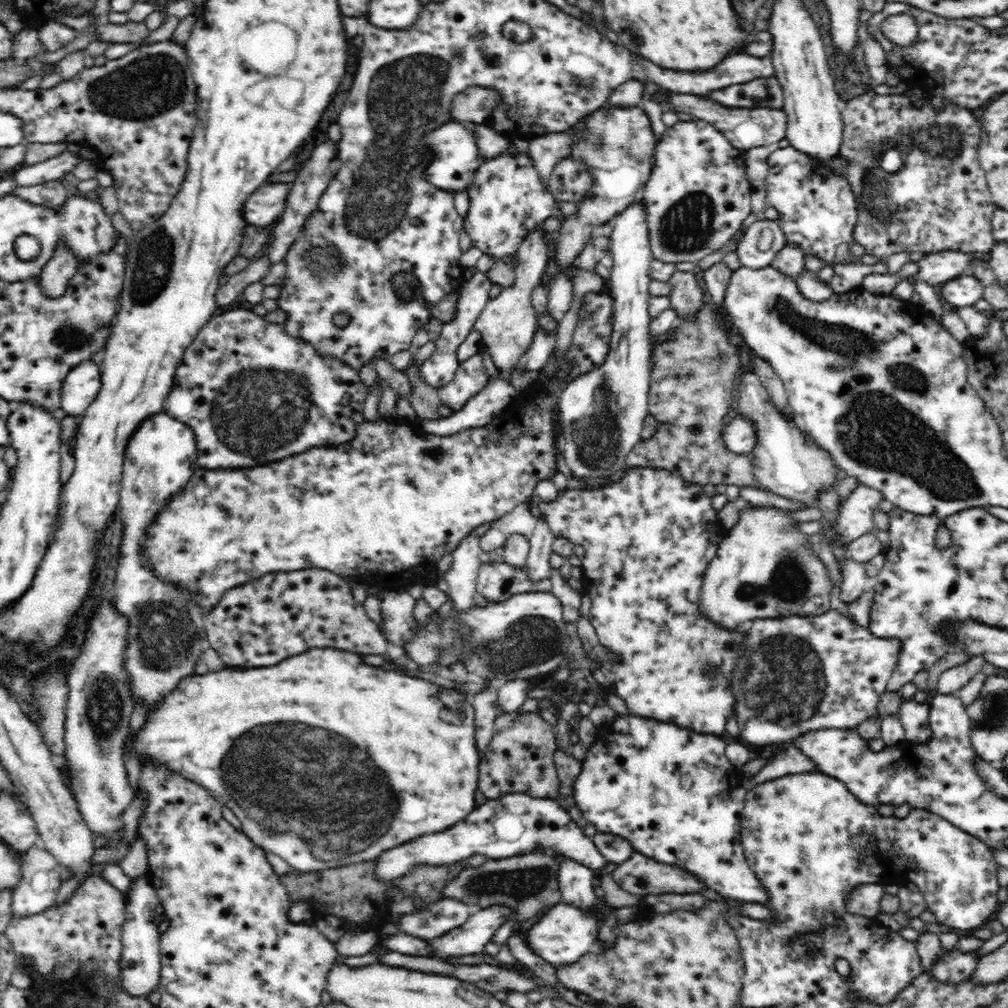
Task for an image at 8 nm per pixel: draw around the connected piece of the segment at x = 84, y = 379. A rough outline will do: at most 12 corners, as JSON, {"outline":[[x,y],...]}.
{"outline":[[98,357],[71,368],[61,411],[84,414],[102,388]]}

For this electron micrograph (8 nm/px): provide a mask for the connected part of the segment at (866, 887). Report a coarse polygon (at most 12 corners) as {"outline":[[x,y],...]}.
{"outline":[[860,884],[849,892],[846,910],[880,913],[883,884]]}

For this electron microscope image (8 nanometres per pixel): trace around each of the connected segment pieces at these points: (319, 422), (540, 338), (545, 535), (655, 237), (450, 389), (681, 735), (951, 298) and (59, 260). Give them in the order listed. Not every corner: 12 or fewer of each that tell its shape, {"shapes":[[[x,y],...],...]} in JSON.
{"shapes":[[[248,309],[186,348],[163,412],[198,464],[342,444],[367,386]],[[537,330],[519,358],[520,371],[537,370],[548,362],[557,334]],[[541,516],[524,567],[536,582],[550,572],[556,537]],[[705,120],[655,146],[653,259],[697,264],[752,213],[746,151]],[[479,352],[460,363],[437,389],[442,405],[459,412],[479,394],[488,374]],[[628,713],[574,800],[600,833],[741,902],[752,780],[726,742]],[[962,276],[939,286],[955,309],[974,307],[984,296],[976,277]],[[65,244],[43,266],[40,289],[48,299],[67,294],[78,260]]]}

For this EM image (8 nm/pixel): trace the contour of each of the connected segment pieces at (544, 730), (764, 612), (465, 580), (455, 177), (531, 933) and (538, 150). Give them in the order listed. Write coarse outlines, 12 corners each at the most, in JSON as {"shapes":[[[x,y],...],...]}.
{"shapes":[[[502,713],[478,792],[559,798],[556,728]],[[740,511],[699,607],[736,630],[830,610],[830,571],[801,522]],[[473,532],[451,552],[442,575],[458,613],[475,605],[480,537]],[[450,120],[424,138],[423,176],[467,192],[480,163],[470,125]],[[564,902],[532,925],[532,952],[554,968],[594,950],[601,912]],[[585,117],[564,132],[538,136],[529,153],[543,184],[569,156]]]}

